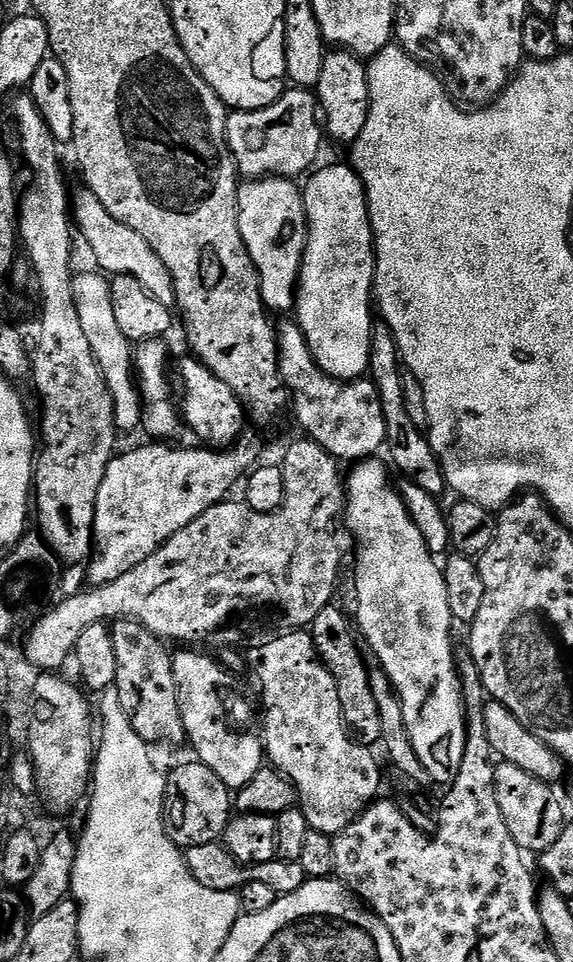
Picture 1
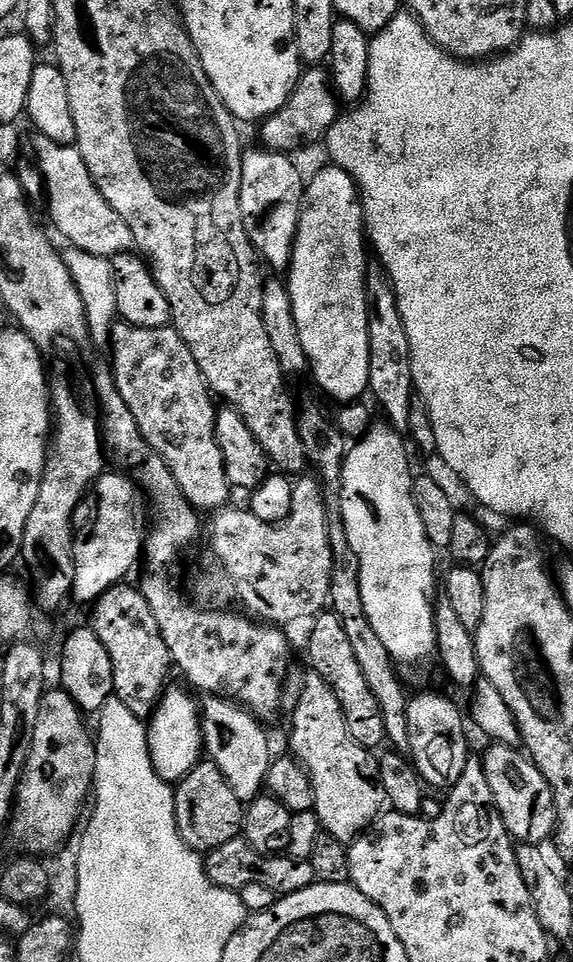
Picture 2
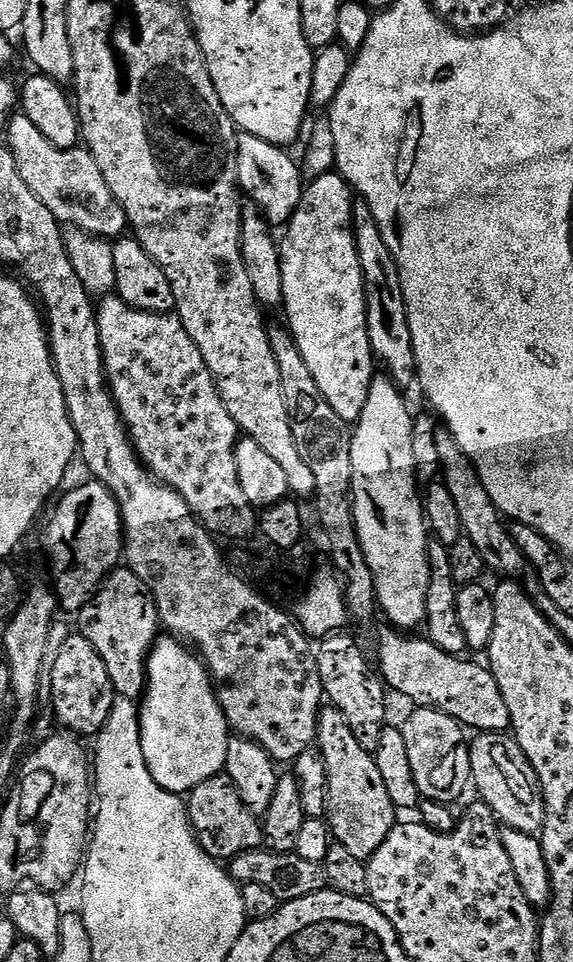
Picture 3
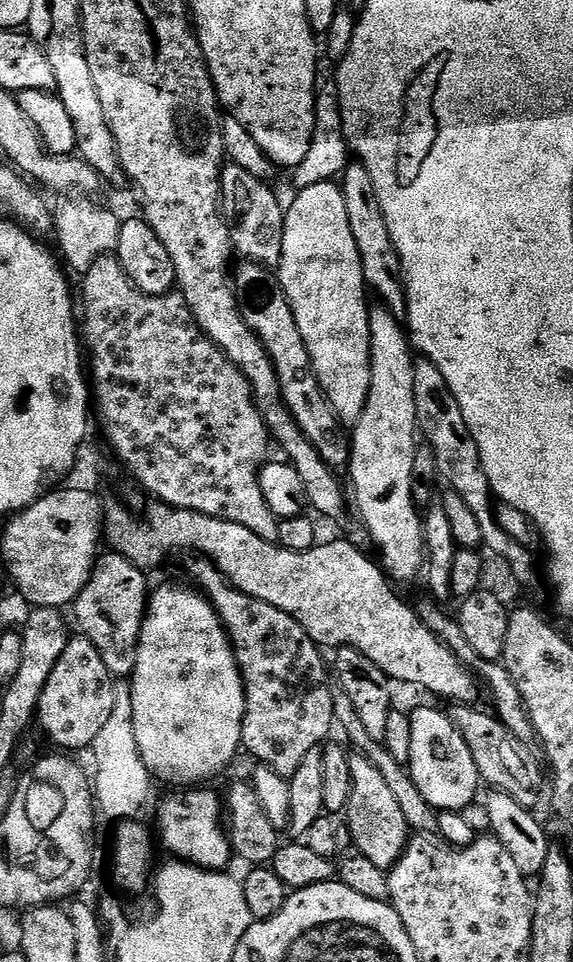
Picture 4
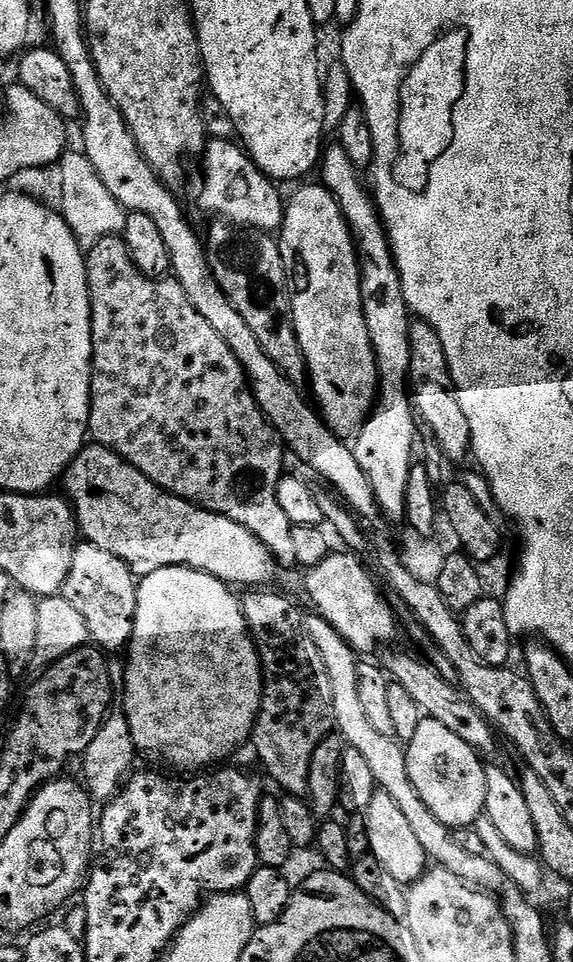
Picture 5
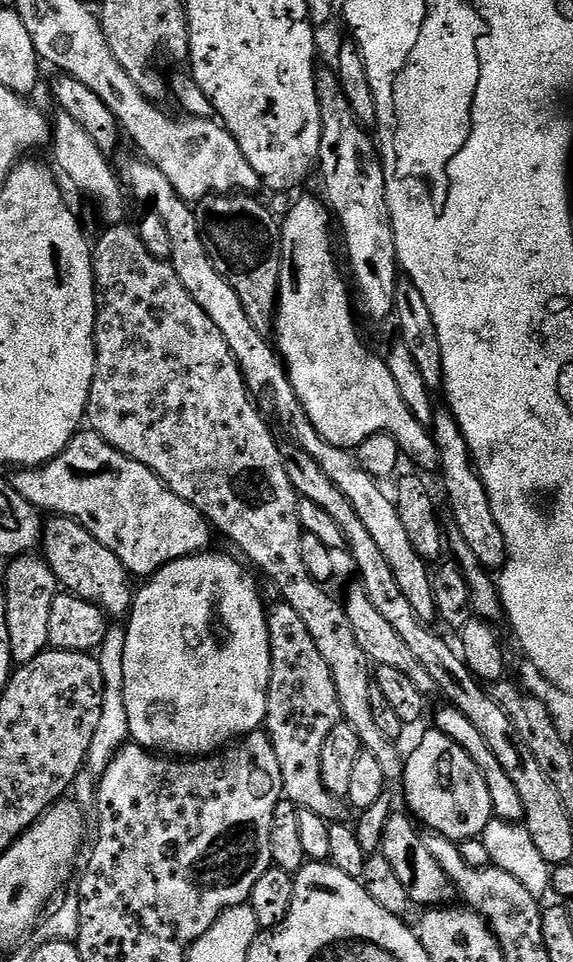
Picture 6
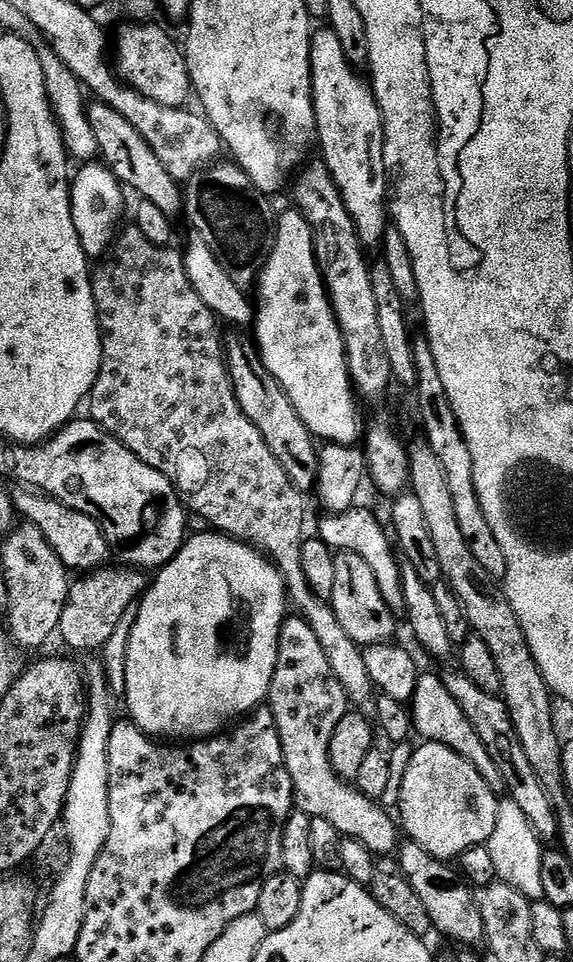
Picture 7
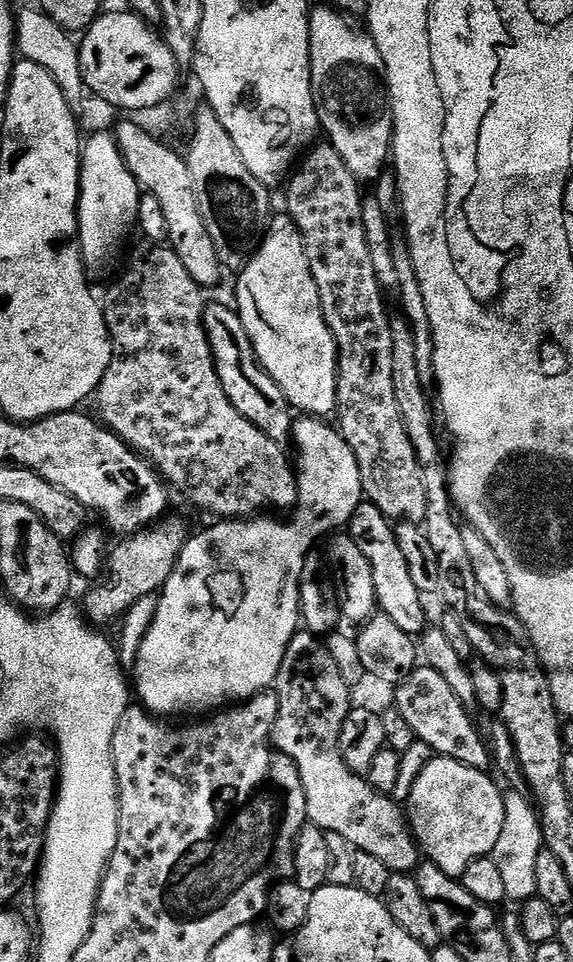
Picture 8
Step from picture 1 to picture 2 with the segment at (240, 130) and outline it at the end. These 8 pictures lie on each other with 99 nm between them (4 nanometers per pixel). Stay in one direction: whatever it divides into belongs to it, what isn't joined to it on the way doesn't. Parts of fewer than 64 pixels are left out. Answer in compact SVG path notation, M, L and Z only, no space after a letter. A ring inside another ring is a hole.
M312 66L301 75L296 89L282 110L275 112L259 125L263 147L285 154L291 153L291 148L300 148L303 144L312 144L315 140L323 141L338 119L336 112L338 96L333 89L332 77L323 67Z

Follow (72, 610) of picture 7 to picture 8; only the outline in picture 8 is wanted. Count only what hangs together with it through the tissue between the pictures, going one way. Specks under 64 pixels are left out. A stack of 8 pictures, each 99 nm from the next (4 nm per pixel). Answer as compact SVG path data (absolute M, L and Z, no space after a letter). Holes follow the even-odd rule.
M161 519L150 528L125 539L112 552L112 573L105 584L92 588L84 596L82 611L96 626L105 626L111 620L119 621L139 600L156 596L176 568L180 552L190 537L190 530L180 520Z

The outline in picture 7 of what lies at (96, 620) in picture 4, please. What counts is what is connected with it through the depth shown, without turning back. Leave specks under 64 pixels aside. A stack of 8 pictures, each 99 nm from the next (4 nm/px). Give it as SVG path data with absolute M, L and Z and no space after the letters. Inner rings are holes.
M23 486L11 489L12 507L21 521L38 526L42 530L42 538L50 544L54 554L58 556L64 565L76 574L87 574L95 569L103 568L110 560L110 545L98 522L90 518L90 514L82 514L78 510L70 510L62 502L54 498Z

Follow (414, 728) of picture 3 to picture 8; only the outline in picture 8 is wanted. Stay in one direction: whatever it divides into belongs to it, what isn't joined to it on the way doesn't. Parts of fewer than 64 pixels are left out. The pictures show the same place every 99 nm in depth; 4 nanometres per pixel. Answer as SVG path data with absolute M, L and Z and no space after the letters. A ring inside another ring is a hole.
M435 758L429 761L412 786L406 801L412 835L421 853L448 876L460 878L476 859L493 855L502 832L504 792L490 777L488 772L462 766L457 760Z

